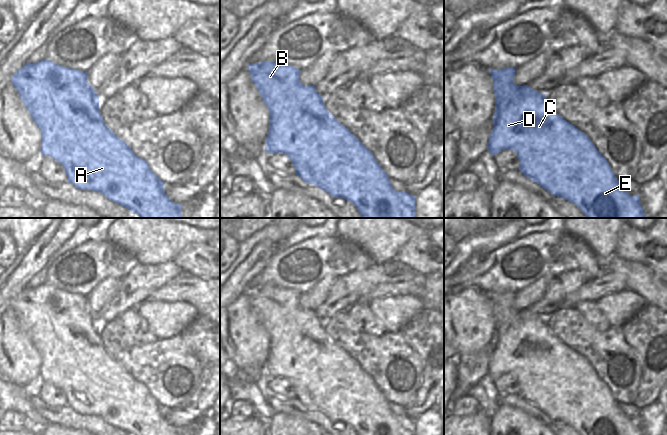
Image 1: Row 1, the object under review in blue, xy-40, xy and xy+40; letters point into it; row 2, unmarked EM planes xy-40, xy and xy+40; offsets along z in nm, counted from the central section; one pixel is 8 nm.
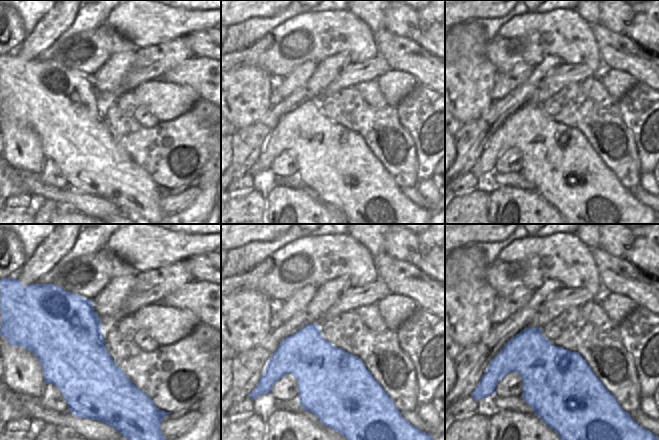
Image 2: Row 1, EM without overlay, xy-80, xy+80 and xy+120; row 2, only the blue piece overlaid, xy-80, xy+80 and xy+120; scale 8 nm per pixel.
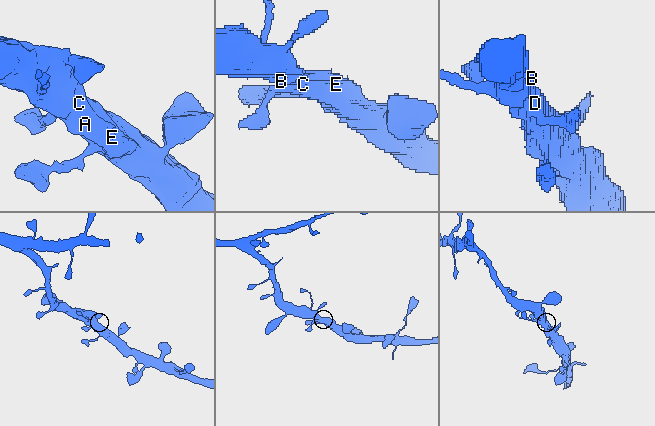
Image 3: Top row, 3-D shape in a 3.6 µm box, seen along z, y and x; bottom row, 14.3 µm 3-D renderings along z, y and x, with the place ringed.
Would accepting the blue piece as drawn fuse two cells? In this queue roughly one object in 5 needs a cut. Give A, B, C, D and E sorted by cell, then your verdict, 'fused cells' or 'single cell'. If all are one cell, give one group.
A B C D E; single cell

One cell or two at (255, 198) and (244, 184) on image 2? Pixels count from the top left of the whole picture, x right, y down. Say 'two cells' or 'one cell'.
two cells

